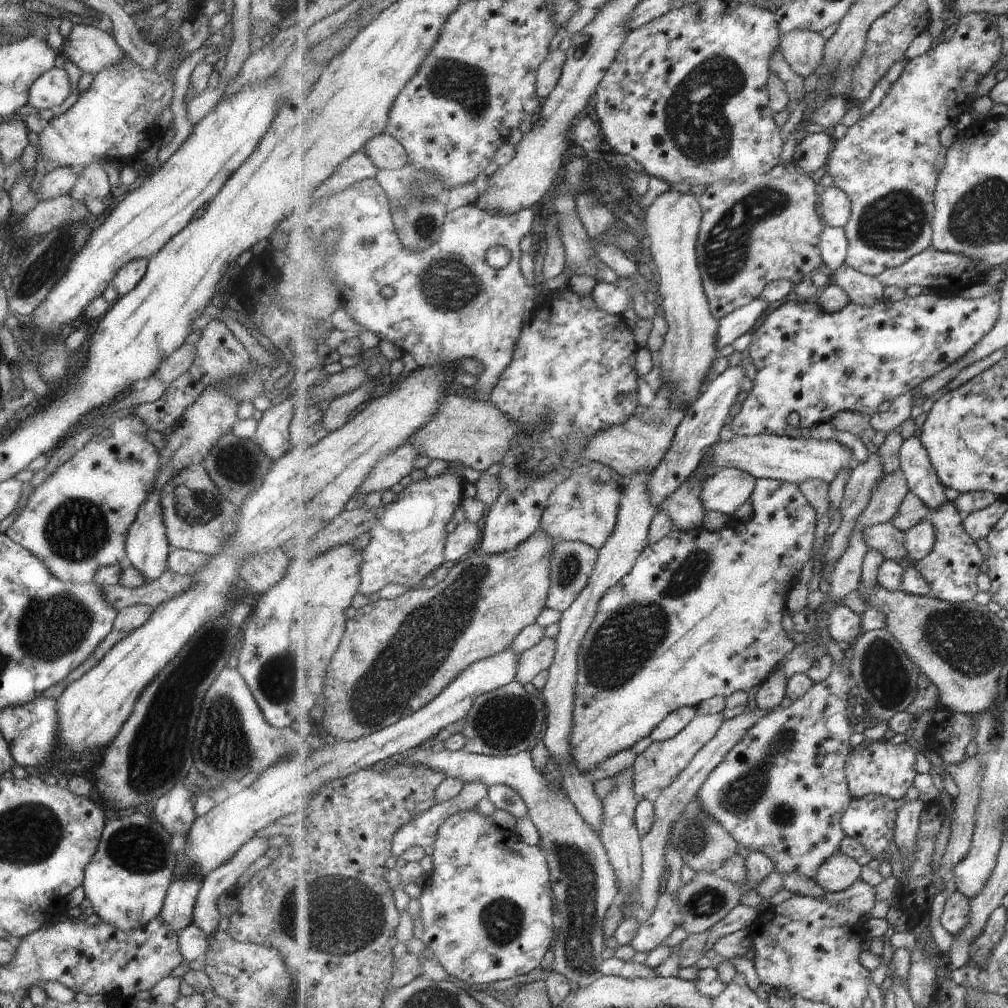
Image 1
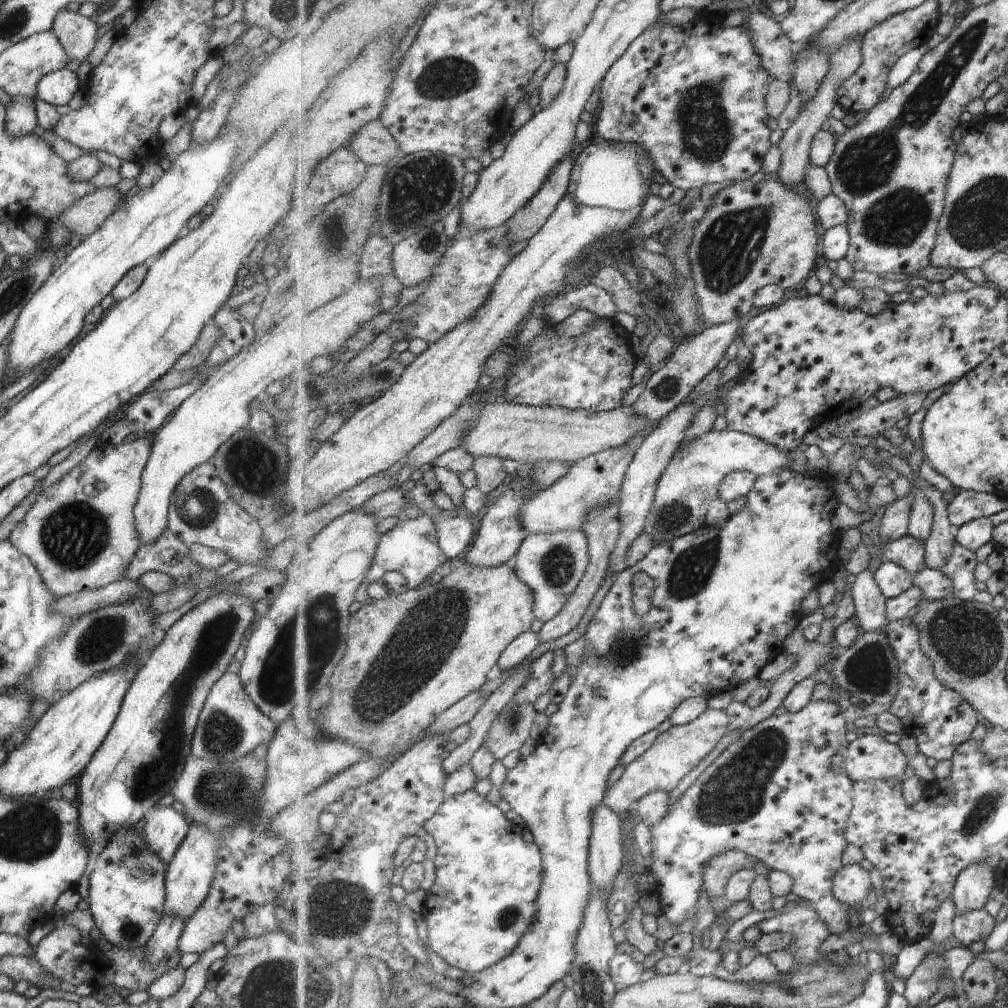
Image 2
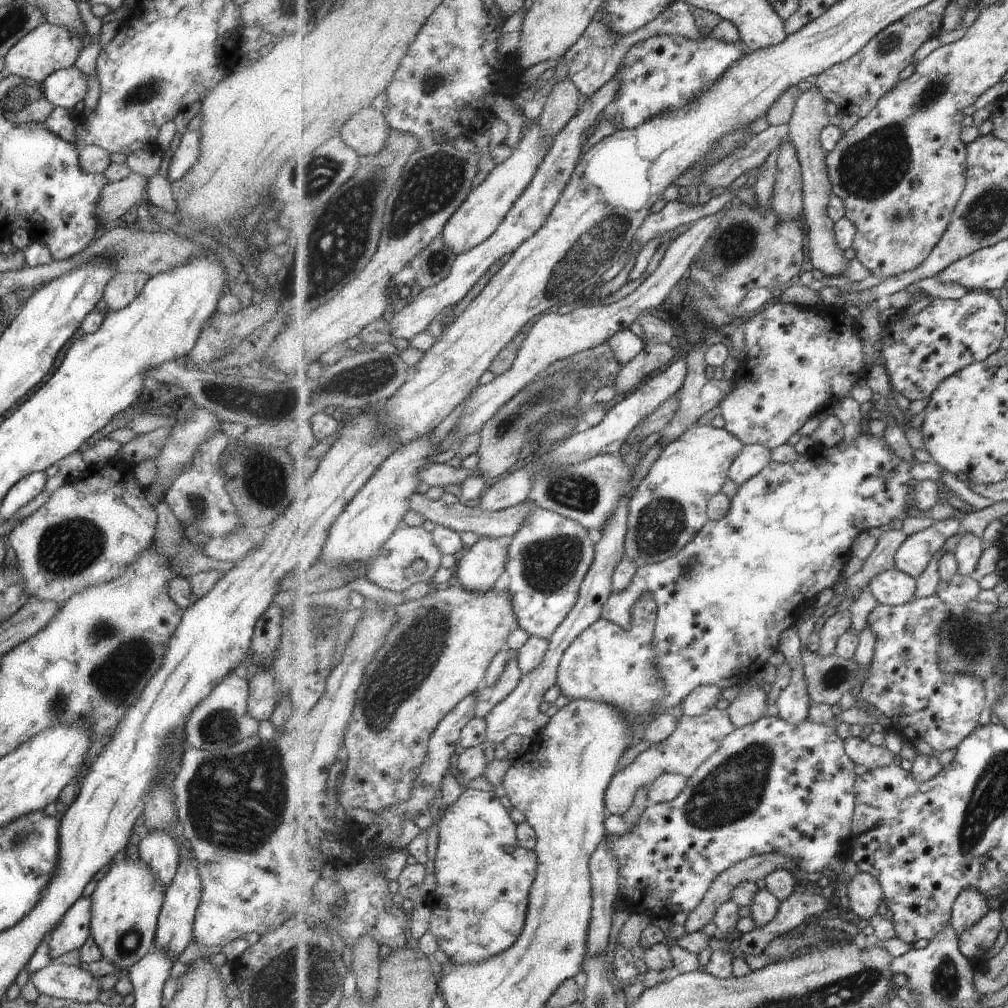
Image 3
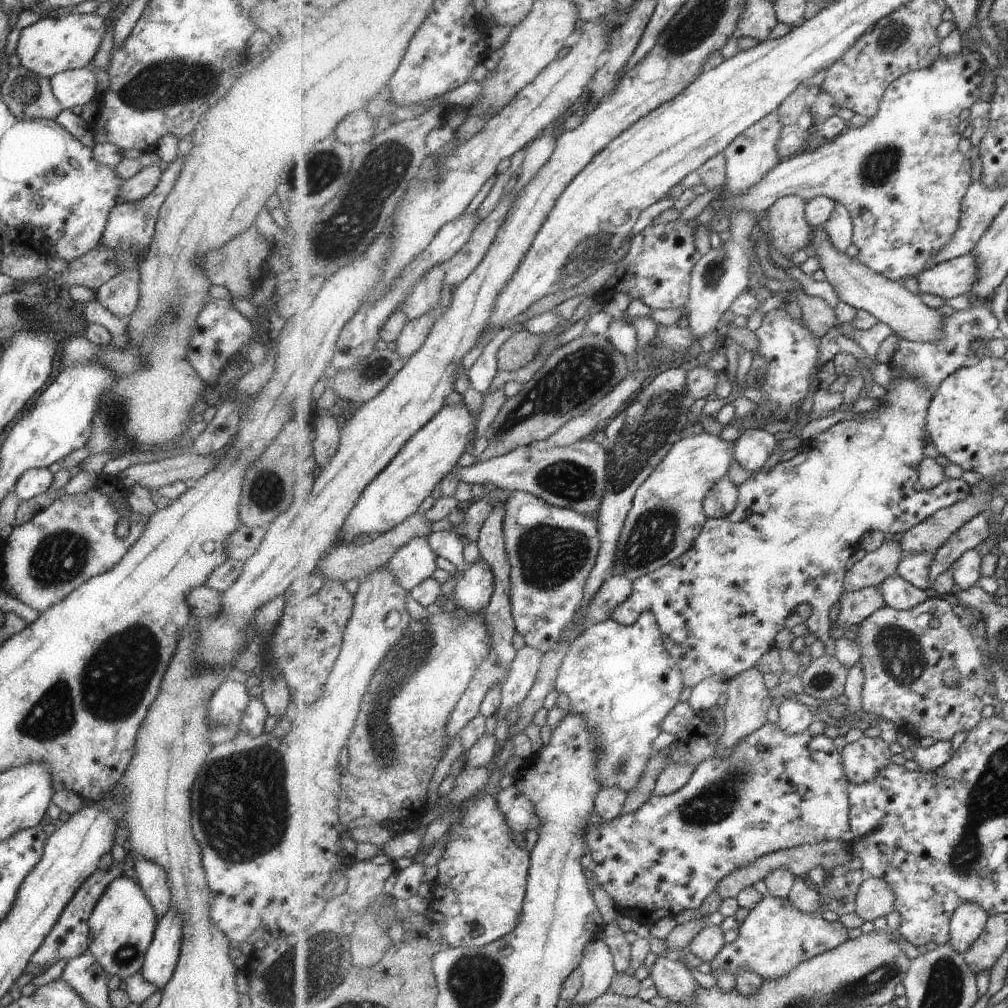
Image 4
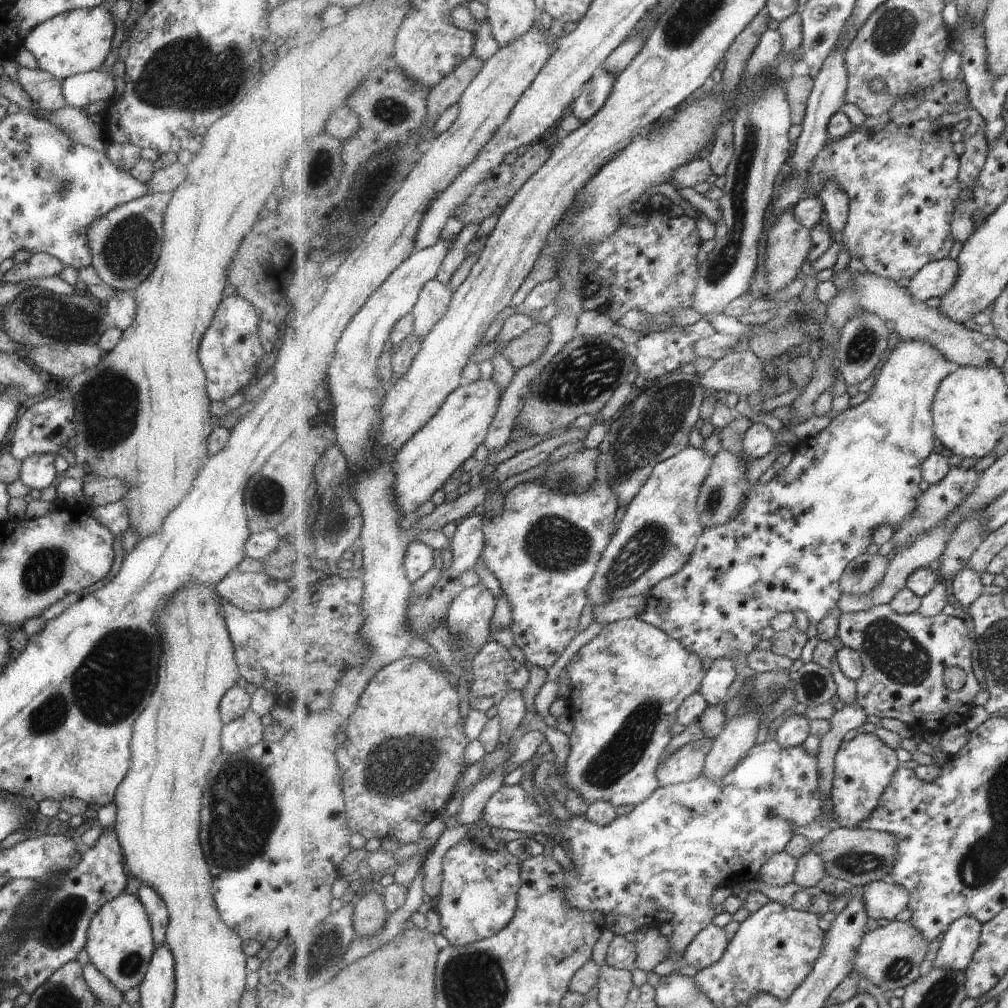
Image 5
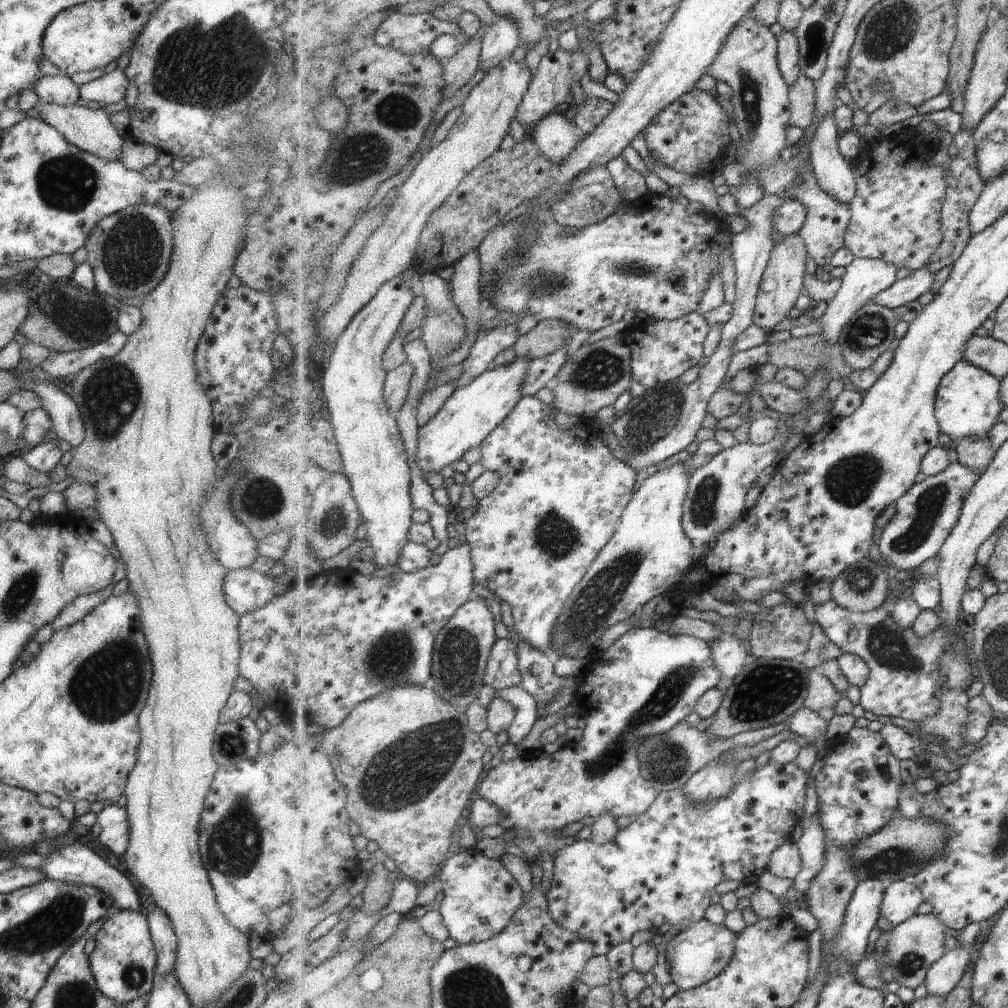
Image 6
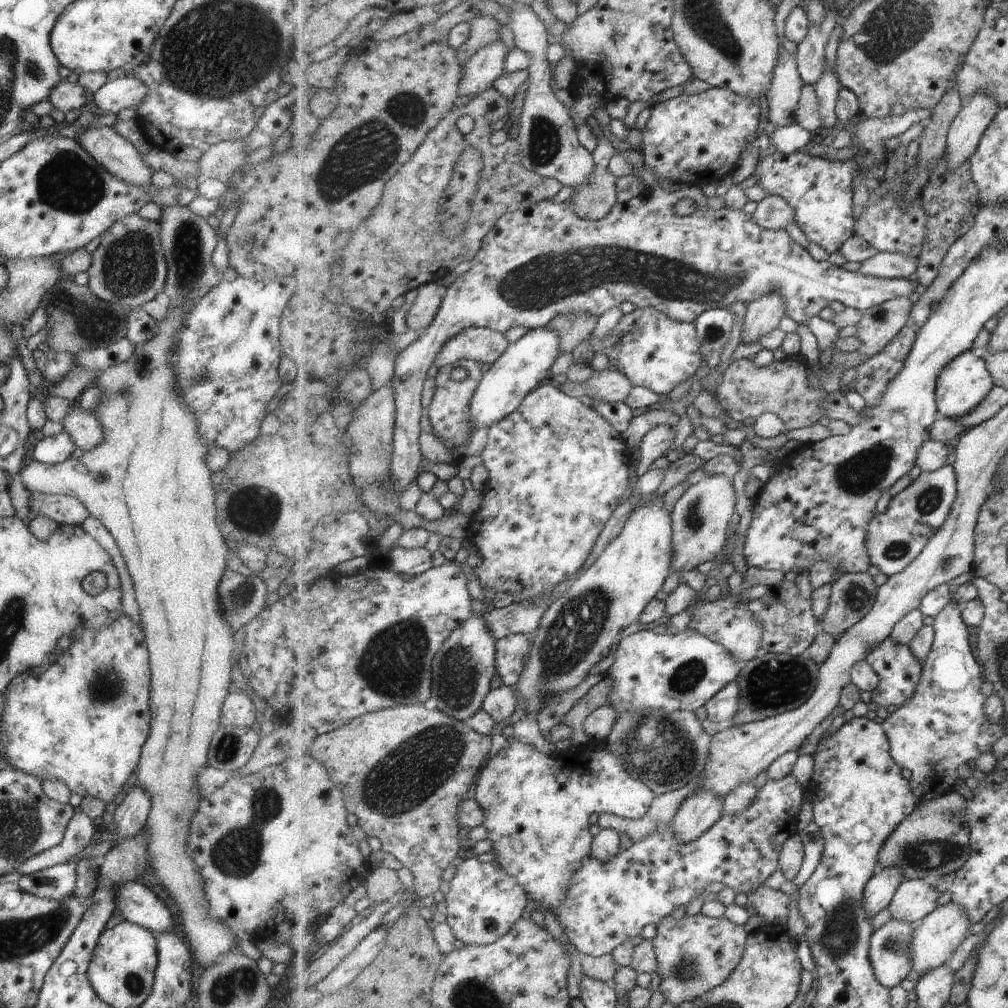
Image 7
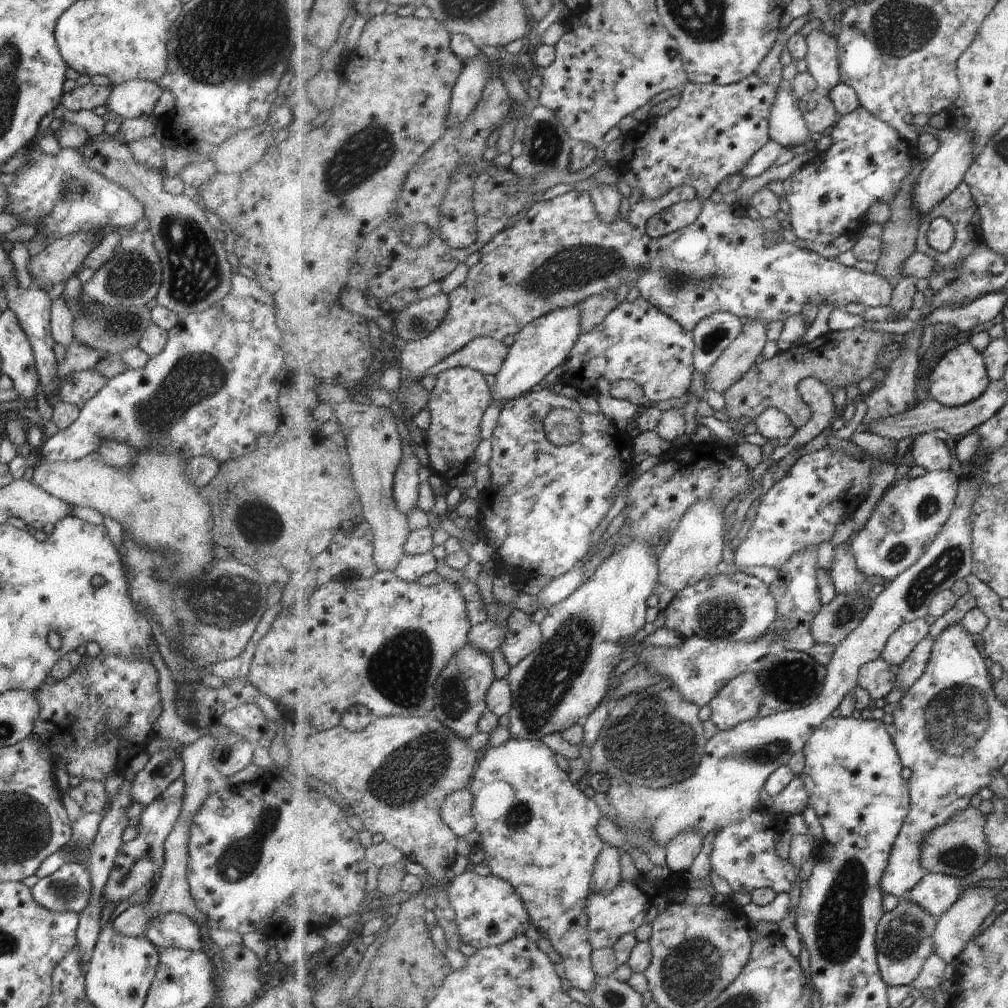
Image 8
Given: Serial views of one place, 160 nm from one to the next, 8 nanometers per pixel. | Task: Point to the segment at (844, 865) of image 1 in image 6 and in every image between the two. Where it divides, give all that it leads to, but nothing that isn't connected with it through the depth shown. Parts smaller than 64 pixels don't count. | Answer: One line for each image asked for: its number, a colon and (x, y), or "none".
2: (852, 884)
3: (865, 892)
4: (876, 898)
5: (887, 899)
6: (902, 899)

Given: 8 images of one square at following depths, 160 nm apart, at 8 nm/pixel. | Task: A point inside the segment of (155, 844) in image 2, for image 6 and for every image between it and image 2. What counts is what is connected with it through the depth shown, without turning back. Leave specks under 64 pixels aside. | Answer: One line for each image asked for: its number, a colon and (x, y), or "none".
3: (158, 850)
4: (151, 877)
5: (154, 907)
6: (160, 931)

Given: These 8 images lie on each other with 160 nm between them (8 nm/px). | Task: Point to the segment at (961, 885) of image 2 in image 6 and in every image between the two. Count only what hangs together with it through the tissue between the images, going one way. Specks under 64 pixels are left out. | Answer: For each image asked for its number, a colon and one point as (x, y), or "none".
3: (972, 906)
4: (969, 921)
5: (957, 950)
6: (947, 973)

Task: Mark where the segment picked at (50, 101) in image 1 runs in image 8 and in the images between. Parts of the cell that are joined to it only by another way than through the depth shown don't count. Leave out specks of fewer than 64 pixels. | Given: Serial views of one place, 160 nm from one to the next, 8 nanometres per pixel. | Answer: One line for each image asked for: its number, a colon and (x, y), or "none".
2: (56, 87)
3: (65, 87)
4: (76, 87)
5: (84, 88)
6: (109, 88)
7: (124, 92)
8: (133, 98)

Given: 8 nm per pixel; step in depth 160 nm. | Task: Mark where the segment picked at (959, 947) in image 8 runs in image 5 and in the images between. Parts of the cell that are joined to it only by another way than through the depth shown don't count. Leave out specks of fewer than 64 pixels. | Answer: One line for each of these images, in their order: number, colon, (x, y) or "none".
5: (890, 956)
6: (914, 946)
7: (937, 936)

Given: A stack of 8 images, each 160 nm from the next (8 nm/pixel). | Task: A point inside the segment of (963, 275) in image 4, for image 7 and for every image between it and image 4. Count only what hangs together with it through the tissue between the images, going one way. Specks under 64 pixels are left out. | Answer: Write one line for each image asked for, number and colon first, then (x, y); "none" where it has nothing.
5: (935, 280)
6: (919, 282)
7: (544, 261)

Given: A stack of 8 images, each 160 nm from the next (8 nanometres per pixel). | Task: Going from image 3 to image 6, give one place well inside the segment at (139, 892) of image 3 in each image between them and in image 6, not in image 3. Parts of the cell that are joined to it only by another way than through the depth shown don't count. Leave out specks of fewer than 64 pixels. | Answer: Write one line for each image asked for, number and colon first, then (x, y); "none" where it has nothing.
4: (121, 925)
5: (119, 943)
6: (122, 963)

